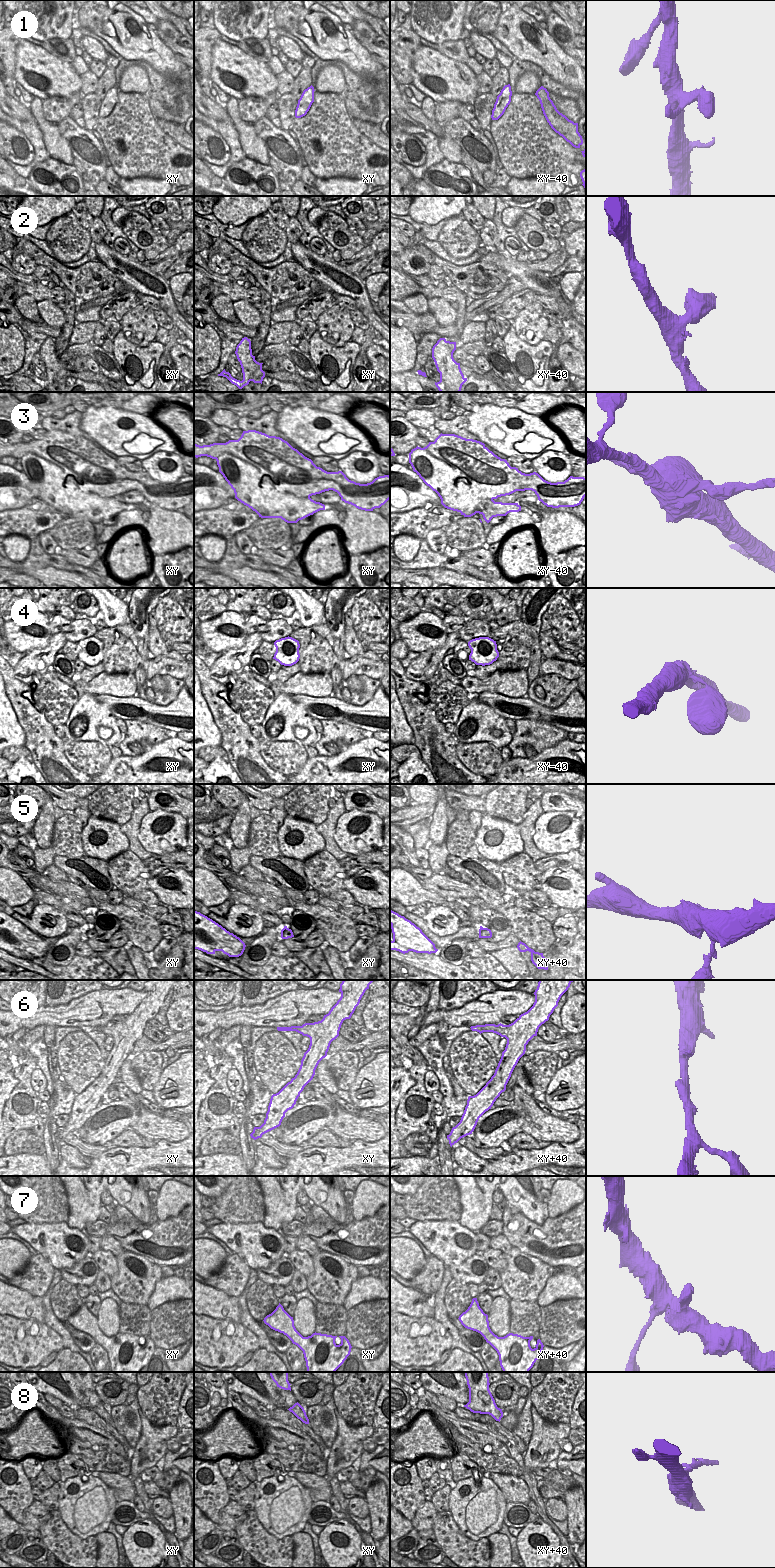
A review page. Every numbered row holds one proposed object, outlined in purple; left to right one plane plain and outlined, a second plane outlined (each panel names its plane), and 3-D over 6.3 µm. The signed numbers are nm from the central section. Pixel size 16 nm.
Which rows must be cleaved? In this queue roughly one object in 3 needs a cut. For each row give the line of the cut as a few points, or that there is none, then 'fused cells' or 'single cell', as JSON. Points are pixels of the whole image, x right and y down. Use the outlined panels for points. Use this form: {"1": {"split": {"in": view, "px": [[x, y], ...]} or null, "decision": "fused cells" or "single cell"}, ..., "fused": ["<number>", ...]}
{"1": {"split": null, "decision": "single cell"}, "2": {"split": null, "decision": "single cell"}, "3": {"split": {"in": "xy", "px": [[216, 458], [230, 453], [268, 472], [298, 497], [309, 497]]}, "decision": "fused cells"}, "4": {"split": null, "decision": "single cell"}, "5": {"split": null, "decision": "single cell"}, "6": {"split": null, "decision": "single cell"}, "7": {"split": null, "decision": "single cell"}, "8": {"split": {"in": "xy", "px": [[302, 1407], [299, 1418]]}, "decision": "fused cells"}, "fused": ["3", "8"]}

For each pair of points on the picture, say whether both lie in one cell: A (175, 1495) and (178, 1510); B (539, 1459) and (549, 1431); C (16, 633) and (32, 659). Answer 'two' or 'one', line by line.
A: one
B: one
C: two

